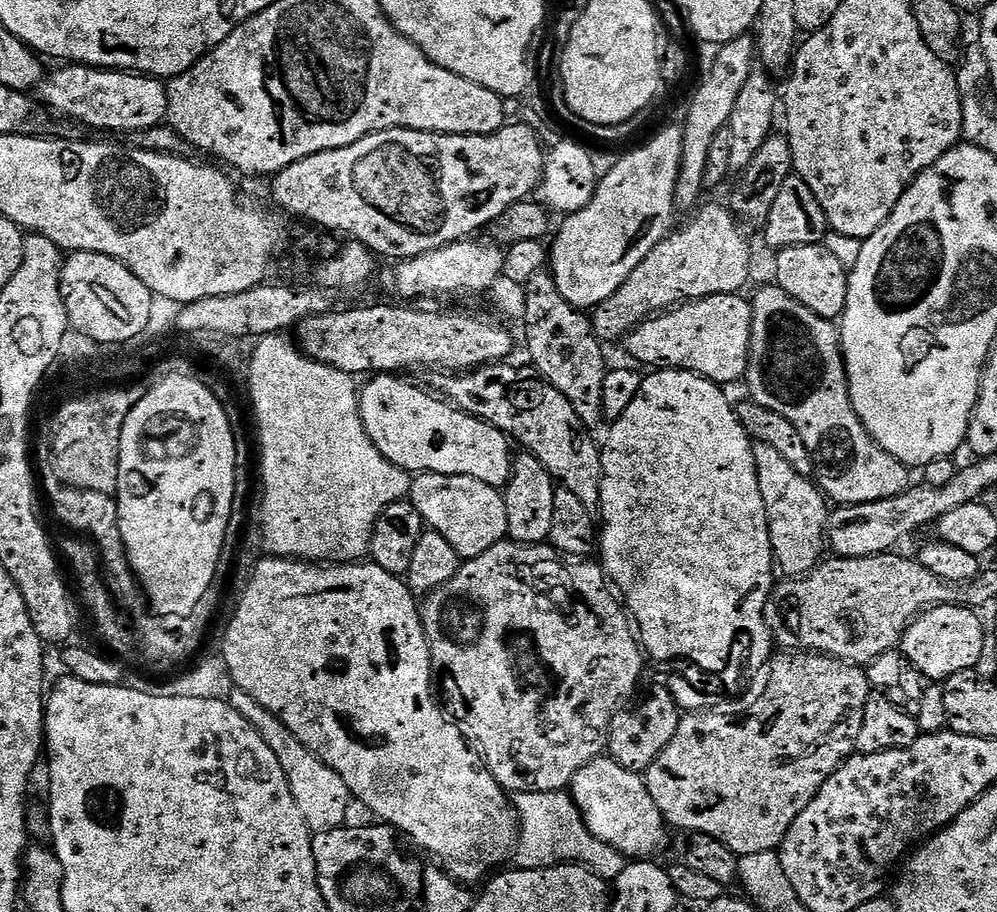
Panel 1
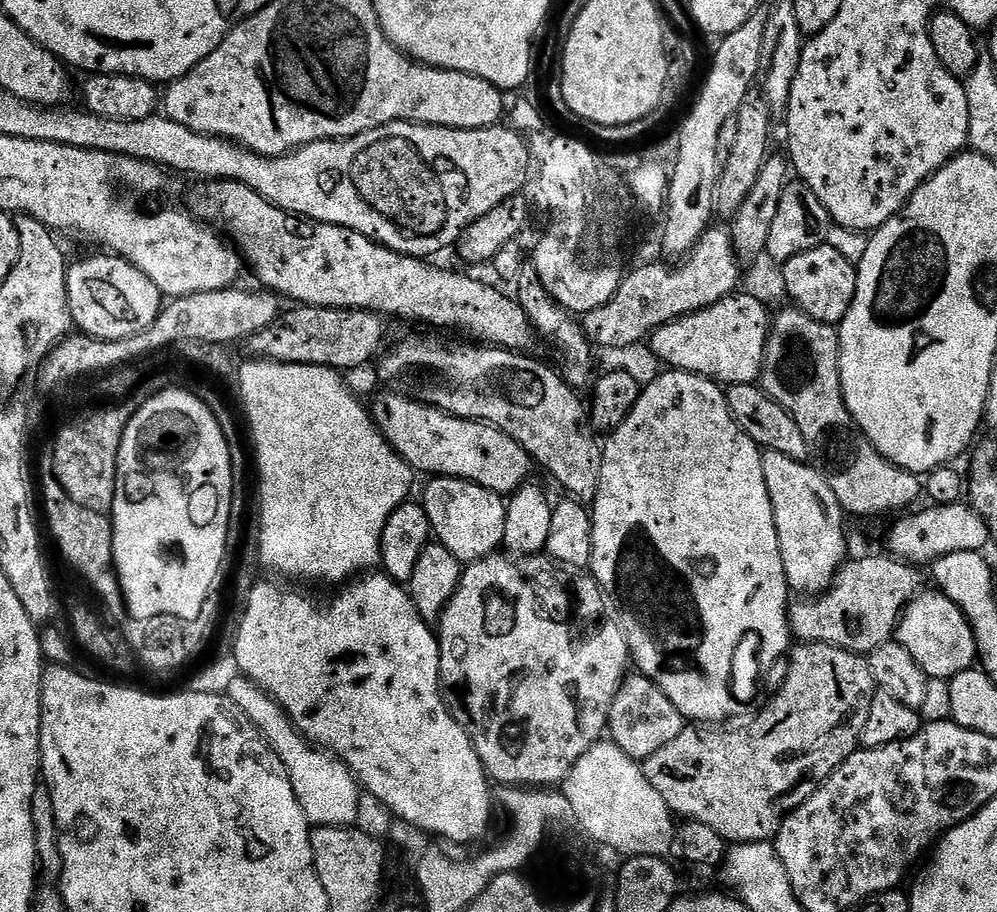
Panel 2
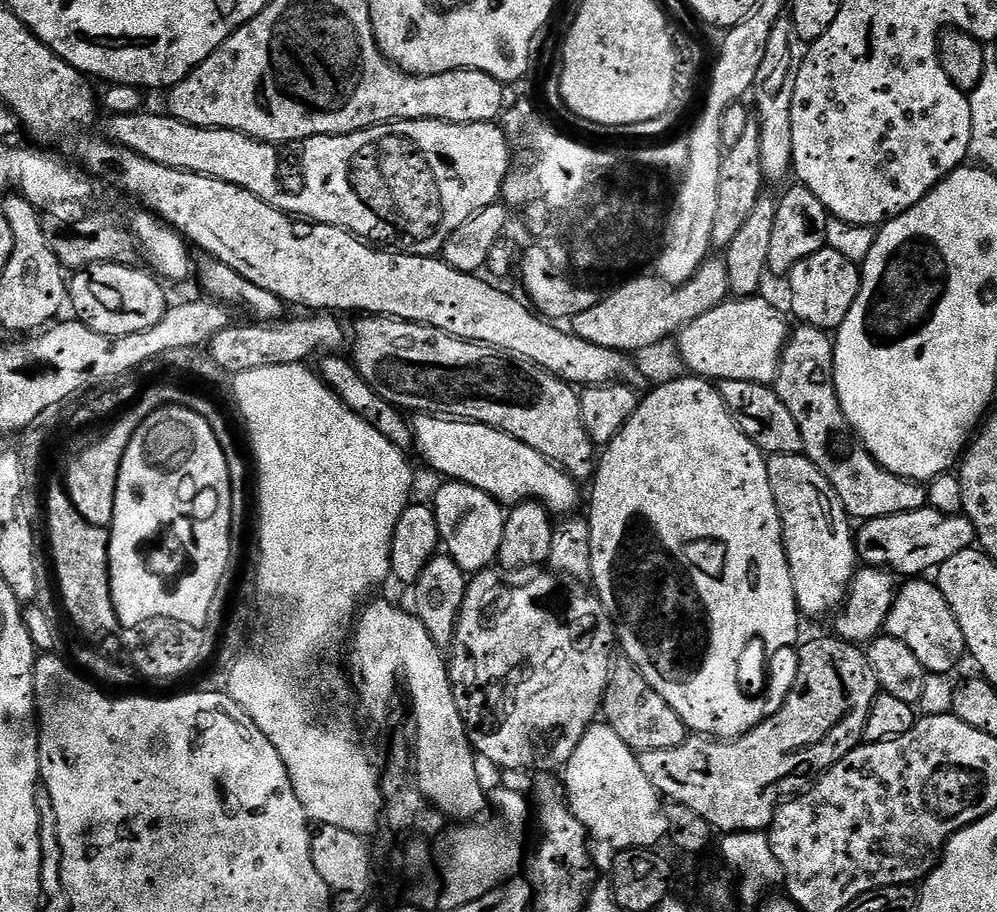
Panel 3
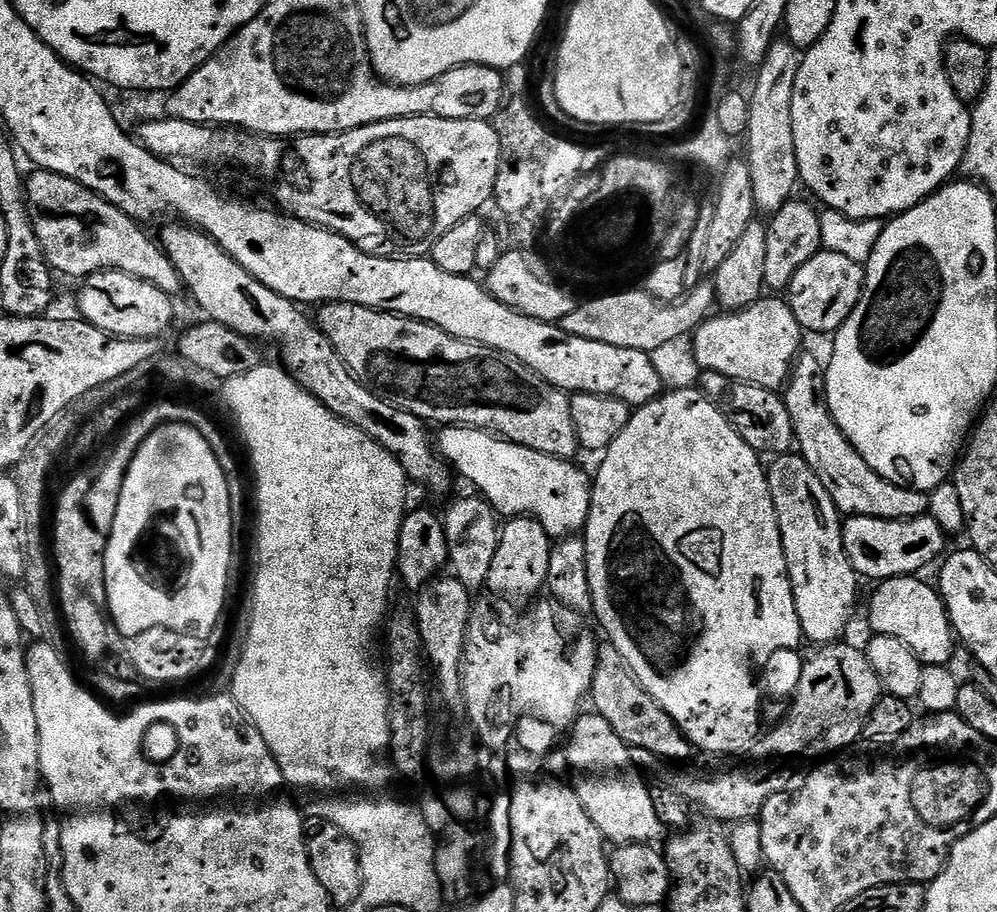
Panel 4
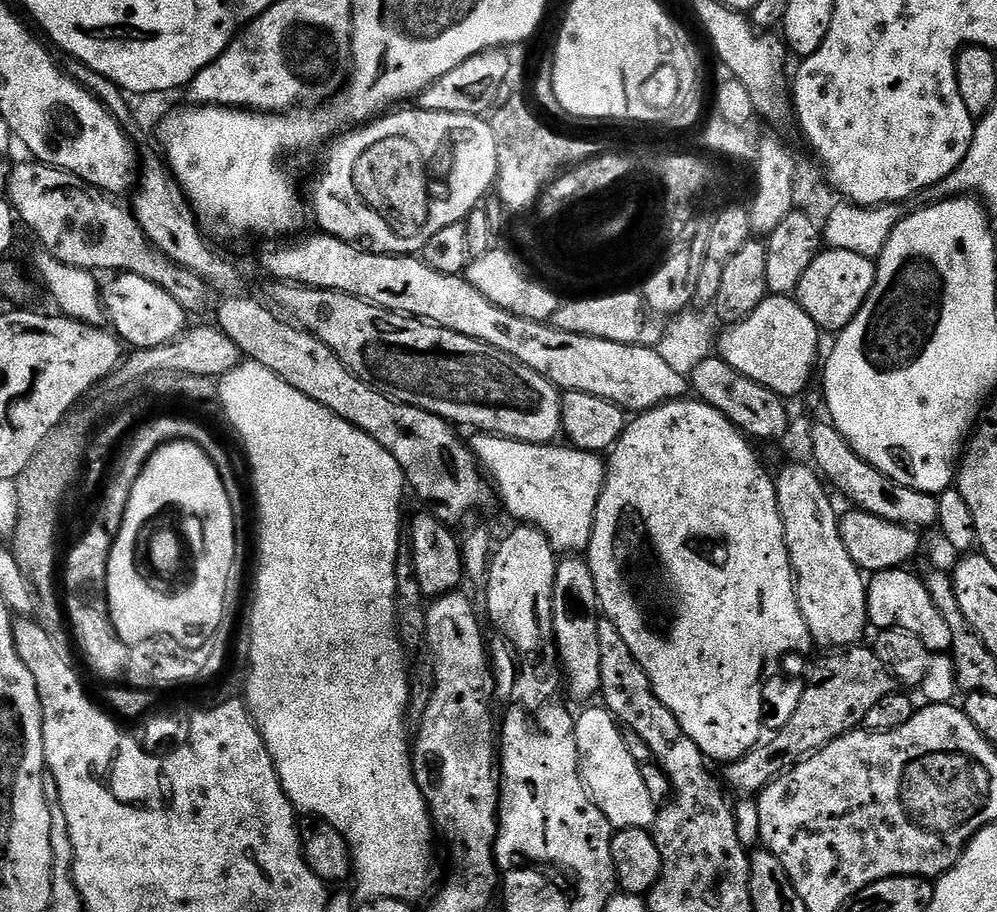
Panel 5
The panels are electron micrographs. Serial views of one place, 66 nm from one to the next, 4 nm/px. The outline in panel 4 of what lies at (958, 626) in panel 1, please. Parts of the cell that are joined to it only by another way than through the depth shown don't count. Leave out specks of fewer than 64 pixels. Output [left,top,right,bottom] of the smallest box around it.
[868,575,958,666]

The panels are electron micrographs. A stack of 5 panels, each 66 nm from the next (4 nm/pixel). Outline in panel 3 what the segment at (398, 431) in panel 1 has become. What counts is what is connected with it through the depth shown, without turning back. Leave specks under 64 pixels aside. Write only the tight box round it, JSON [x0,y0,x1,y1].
[411,414,581,518]

